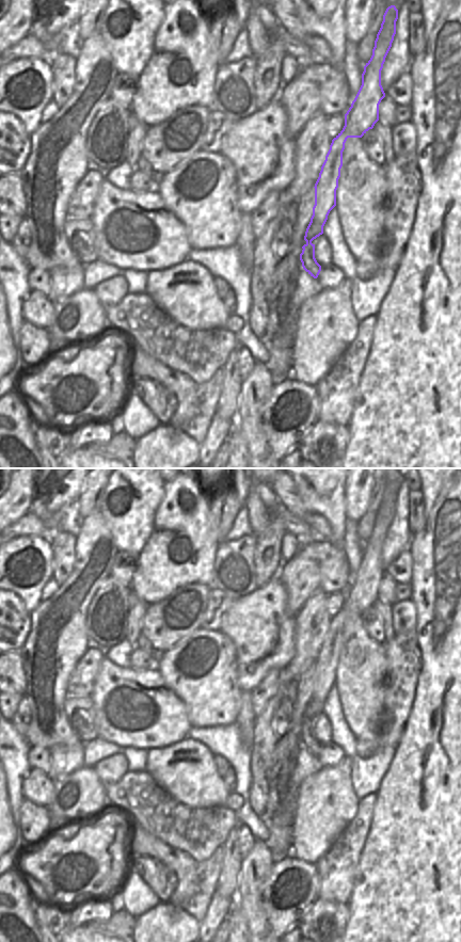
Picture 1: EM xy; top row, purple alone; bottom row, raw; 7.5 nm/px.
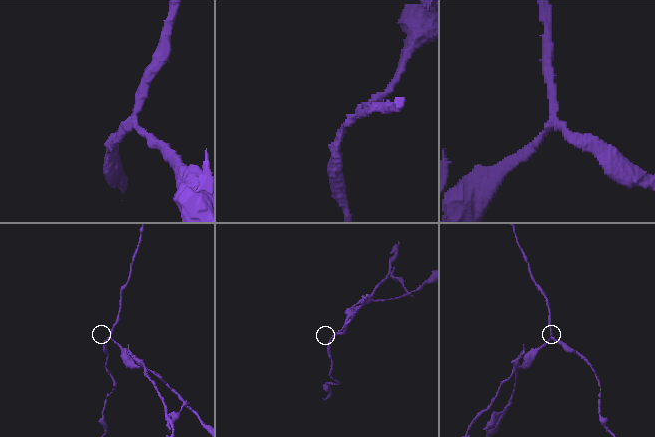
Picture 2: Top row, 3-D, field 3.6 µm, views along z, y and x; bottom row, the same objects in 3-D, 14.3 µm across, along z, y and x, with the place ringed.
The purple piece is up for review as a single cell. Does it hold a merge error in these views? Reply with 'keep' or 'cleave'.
cleave

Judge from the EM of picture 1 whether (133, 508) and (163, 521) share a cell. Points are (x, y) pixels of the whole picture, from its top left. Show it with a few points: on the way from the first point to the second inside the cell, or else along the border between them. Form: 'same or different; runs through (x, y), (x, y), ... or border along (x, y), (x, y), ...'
different; border along (164, 494), (155, 512), (153, 532), (146, 541)

